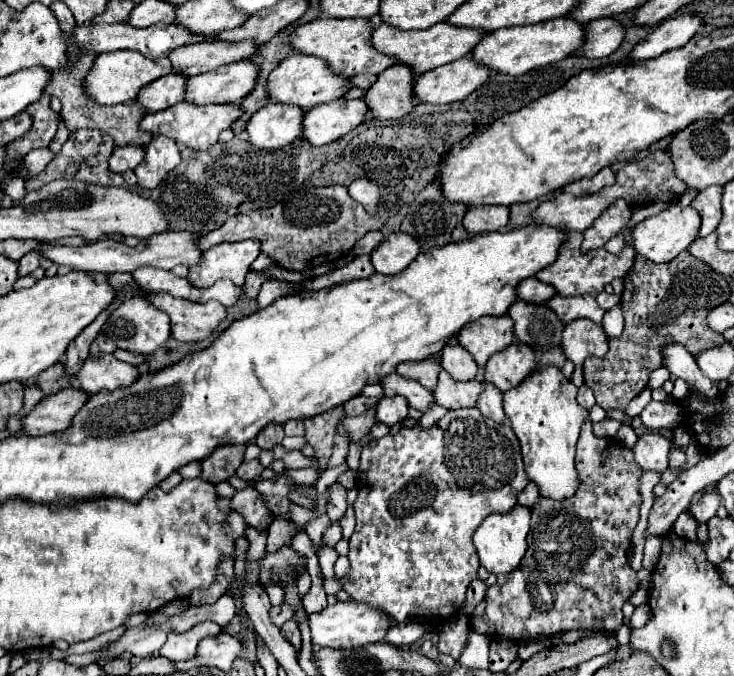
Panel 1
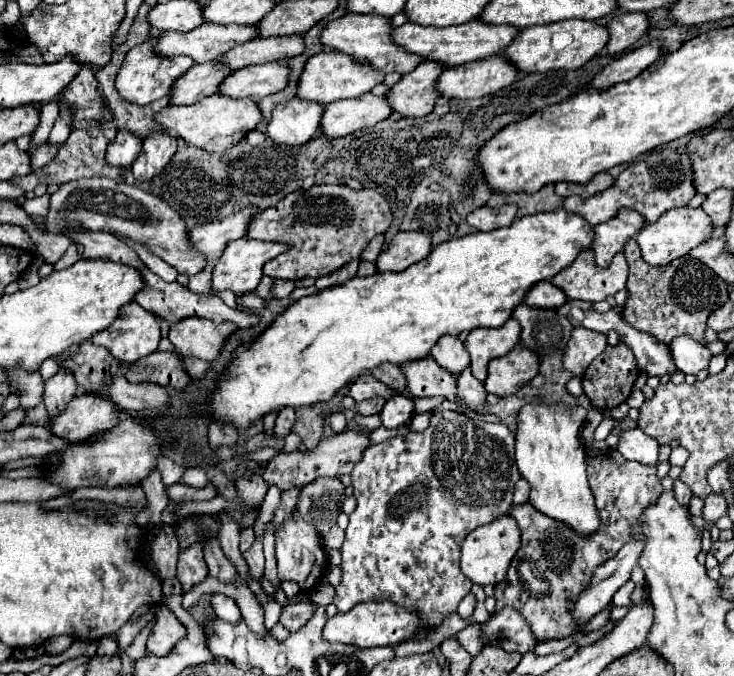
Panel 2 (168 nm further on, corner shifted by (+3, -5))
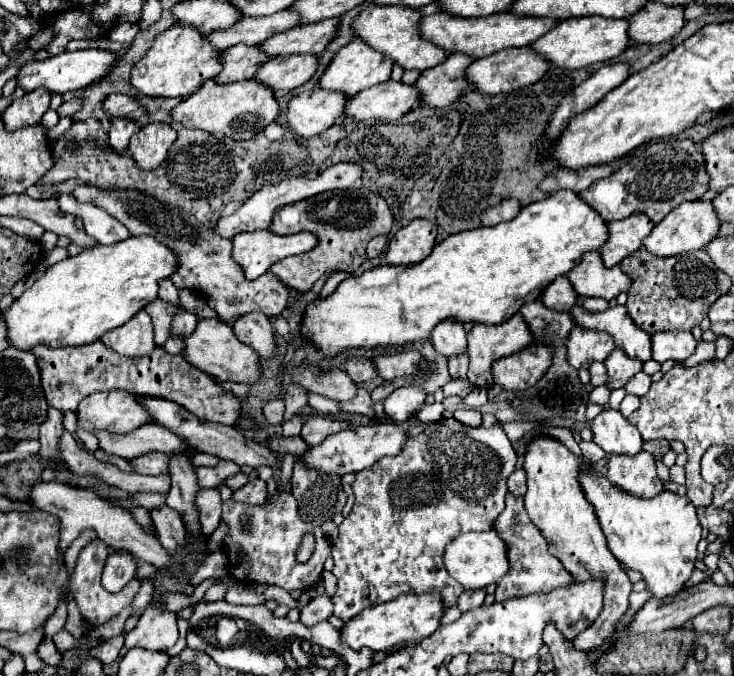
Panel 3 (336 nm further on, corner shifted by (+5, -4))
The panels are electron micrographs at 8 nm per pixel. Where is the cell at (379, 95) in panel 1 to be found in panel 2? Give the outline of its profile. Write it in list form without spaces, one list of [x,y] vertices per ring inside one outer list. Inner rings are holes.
[[[423,61],[415,71],[403,75],[399,83],[387,93],[389,105],[401,117],[425,117],[433,111],[439,91],[435,83],[445,65]]]

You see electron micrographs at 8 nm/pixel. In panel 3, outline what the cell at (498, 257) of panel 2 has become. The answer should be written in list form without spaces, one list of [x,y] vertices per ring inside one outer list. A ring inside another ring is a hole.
[[[559,190],[545,200],[533,202],[503,224],[493,228],[475,228],[463,234],[453,234],[433,248],[433,252],[411,266],[377,266],[361,276],[351,276],[343,280],[337,290],[327,298],[317,298],[311,302],[299,324],[301,338],[321,350],[327,358],[333,358],[351,348],[385,348],[403,346],[429,338],[431,330],[443,320],[455,320],[461,324],[481,322],[481,324],[503,324],[519,308],[531,300],[537,300],[547,284],[557,276],[567,274],[581,256],[591,250],[599,250],[607,240],[607,224],[603,218],[583,204],[571,190]]]

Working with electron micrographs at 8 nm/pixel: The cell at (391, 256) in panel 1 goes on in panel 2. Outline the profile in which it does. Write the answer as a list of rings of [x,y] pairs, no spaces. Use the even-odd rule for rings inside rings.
[[[399,231],[389,249],[381,251],[377,271],[403,271],[431,253],[431,237],[421,231]]]

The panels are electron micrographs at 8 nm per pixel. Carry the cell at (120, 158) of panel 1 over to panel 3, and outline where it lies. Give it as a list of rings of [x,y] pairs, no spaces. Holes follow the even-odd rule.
[[[115,118],[111,122],[111,130],[109,130],[109,146],[117,154],[125,154],[131,136],[137,134],[137,132],[139,132],[139,126],[133,120],[119,120],[119,118]]]

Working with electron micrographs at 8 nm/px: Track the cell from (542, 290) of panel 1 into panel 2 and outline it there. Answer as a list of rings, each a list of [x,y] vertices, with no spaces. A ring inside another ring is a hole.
[[[541,281],[533,289],[529,289],[525,303],[539,309],[559,309],[567,303],[567,297],[563,295],[563,289],[555,287],[551,281]]]

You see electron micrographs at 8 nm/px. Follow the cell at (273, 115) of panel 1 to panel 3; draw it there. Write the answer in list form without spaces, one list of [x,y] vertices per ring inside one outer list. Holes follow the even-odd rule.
[[[311,90],[293,96],[287,104],[287,128],[301,138],[313,138],[327,130],[343,114],[347,96],[329,90]]]

